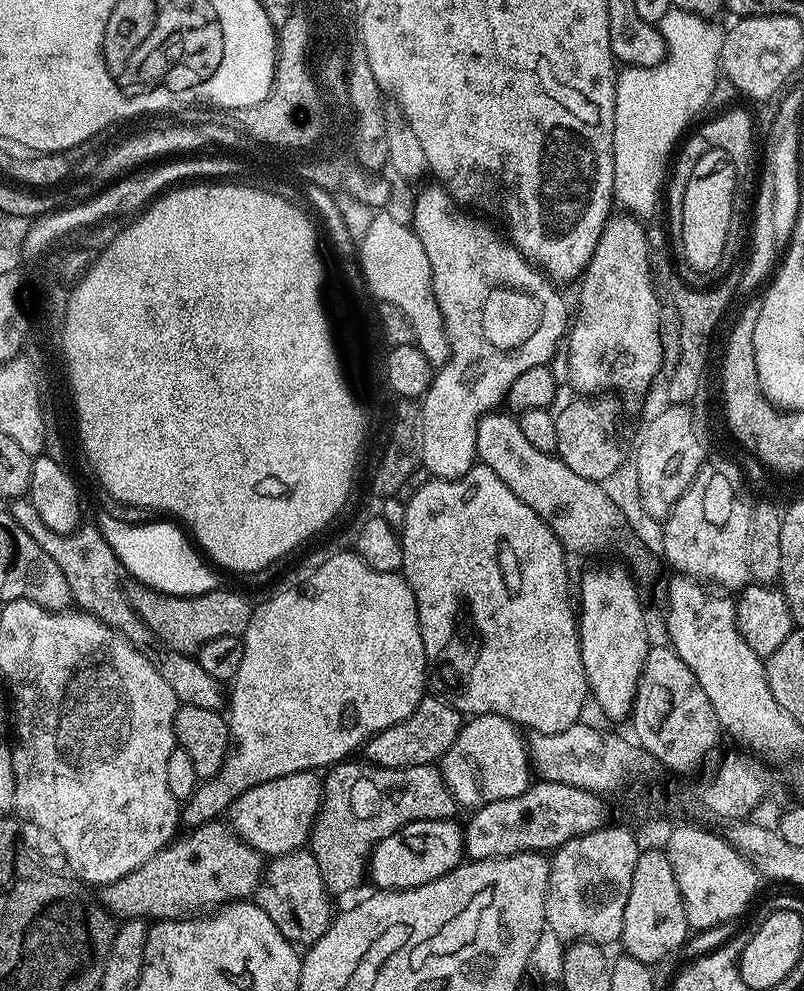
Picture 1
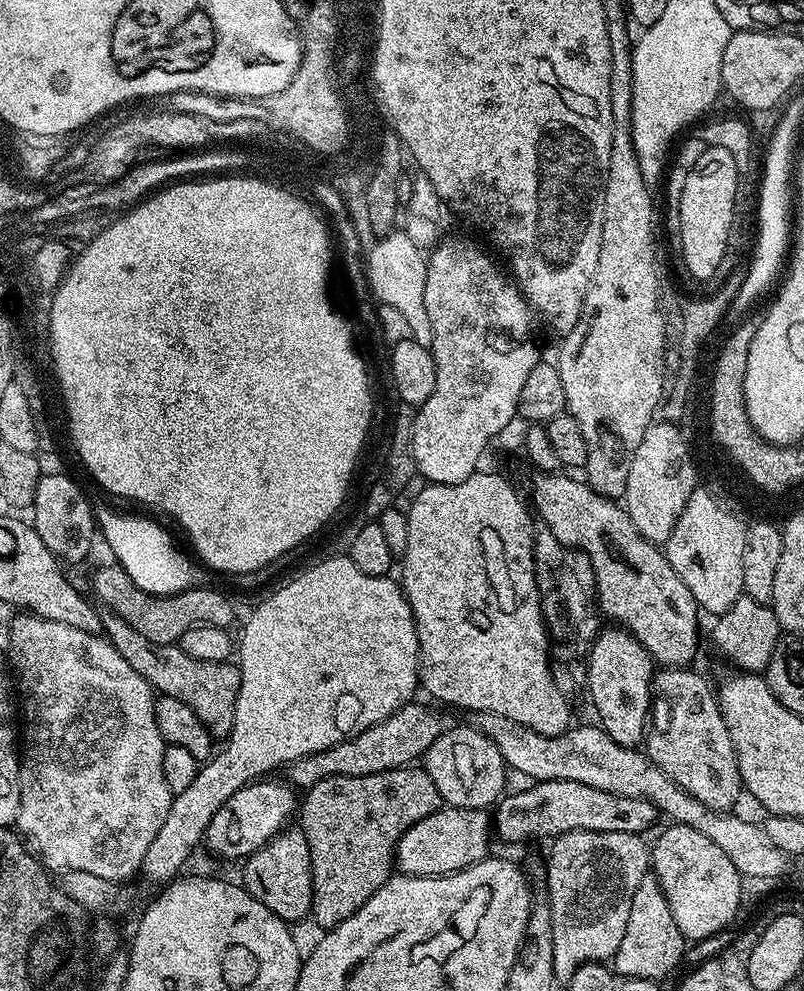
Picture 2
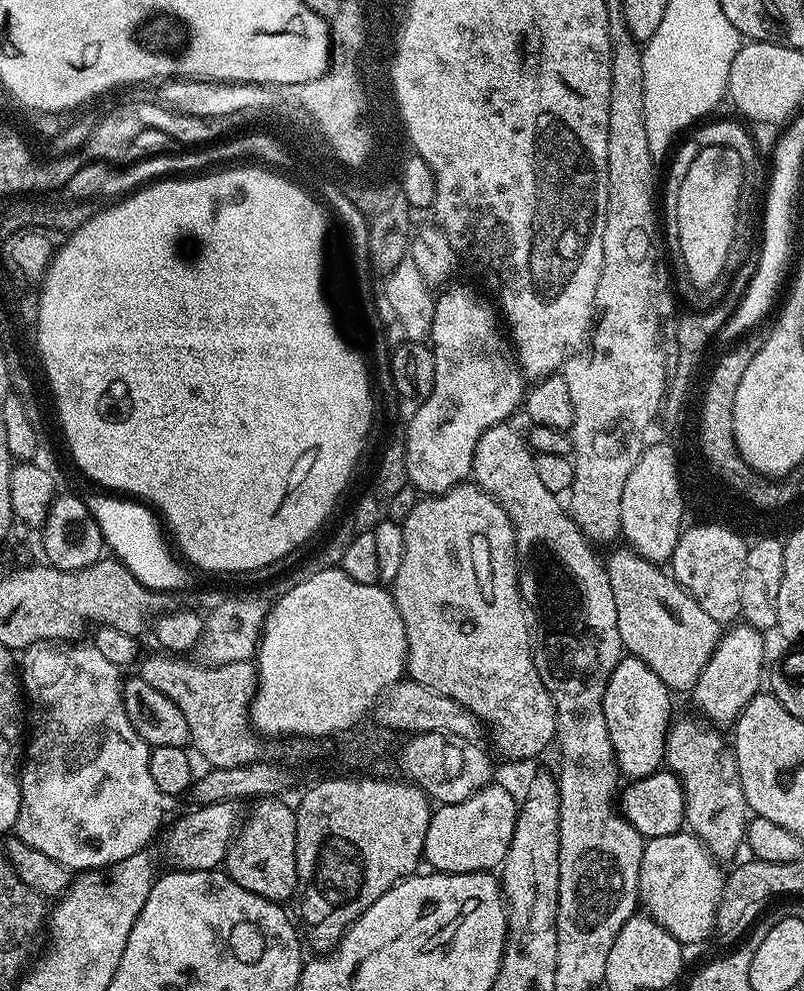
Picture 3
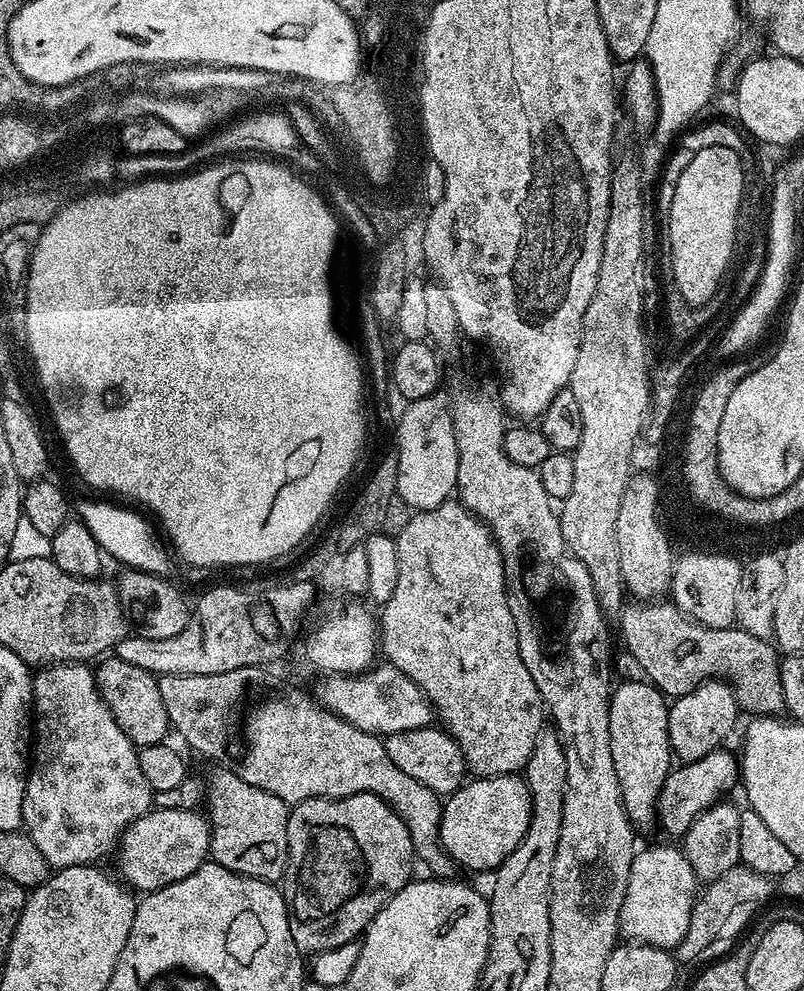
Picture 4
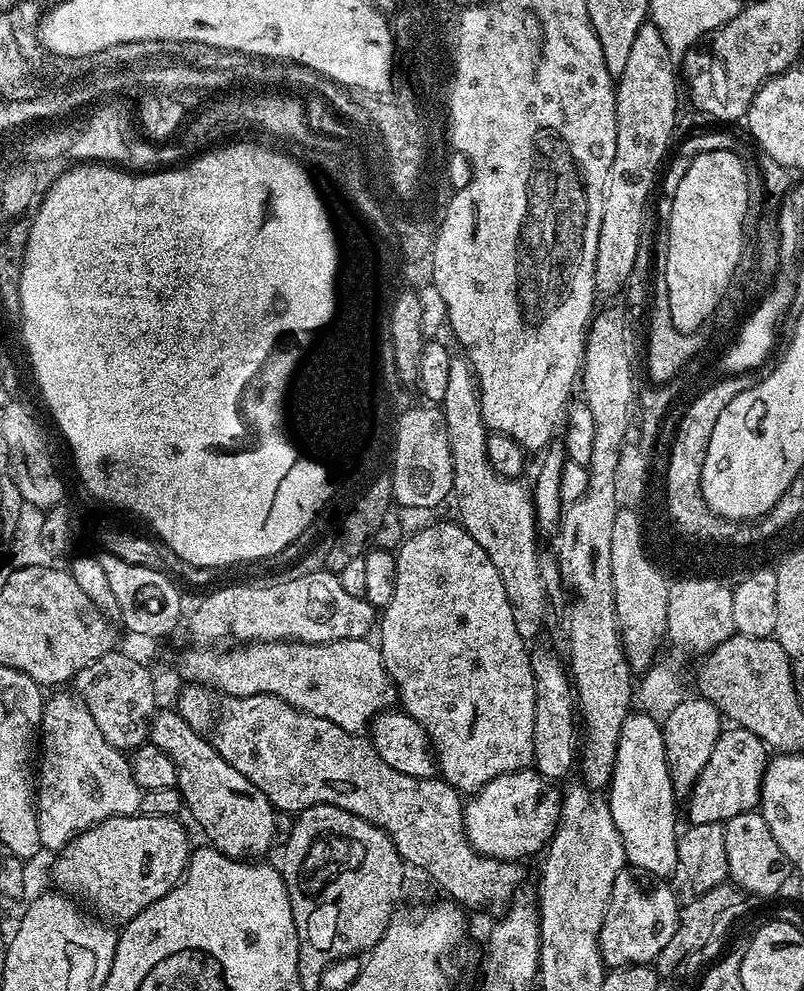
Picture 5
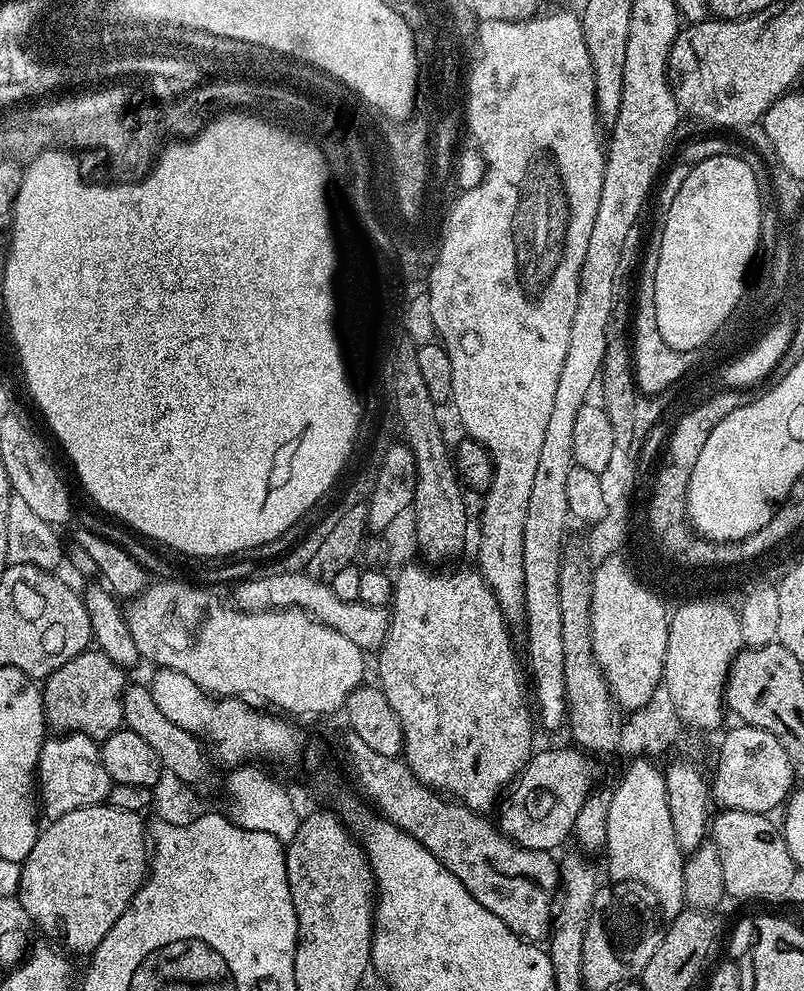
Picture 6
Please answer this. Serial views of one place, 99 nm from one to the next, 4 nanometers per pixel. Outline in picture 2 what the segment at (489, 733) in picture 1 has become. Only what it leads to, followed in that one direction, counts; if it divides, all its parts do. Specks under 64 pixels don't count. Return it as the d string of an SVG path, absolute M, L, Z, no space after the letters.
M449 727L441 732L434 746L424 752L422 767L426 774L430 774L430 782L438 786L438 794L445 805L488 810L501 799L505 791L506 765L498 746L494 746L490 738L483 736L477 728L463 727Z

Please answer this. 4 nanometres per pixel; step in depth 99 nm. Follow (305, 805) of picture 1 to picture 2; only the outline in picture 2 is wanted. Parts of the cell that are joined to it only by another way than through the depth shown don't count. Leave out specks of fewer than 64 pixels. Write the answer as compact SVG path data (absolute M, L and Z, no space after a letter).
M261 778L254 784L247 784L242 790L238 790L234 794L230 794L230 798L226 798L226 802L222 802L222 810L218 810L214 814L214 818L210 818L210 826L204 832L203 843L208 844L208 848L216 856L221 856L224 860L236 860L247 858L252 852L257 852L259 848L270 843L279 832L289 823L288 820L293 819L294 813L298 808L298 796L291 784L272 780L276 778Z

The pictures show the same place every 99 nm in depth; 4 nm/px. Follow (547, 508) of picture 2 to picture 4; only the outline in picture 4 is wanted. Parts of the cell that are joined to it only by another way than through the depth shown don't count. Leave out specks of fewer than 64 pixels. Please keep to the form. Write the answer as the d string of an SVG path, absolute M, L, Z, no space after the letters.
M664 602L632 603L629 603L618 617L620 636L624 639L624 644L628 647L633 662L645 672L641 673L646 677L648 683L656 685L665 697L685 696L705 680L719 678L732 685L736 703L745 713L752 712L748 714L753 717L779 717L785 711L782 678L780 677L781 657L776 656L777 649L768 640L758 638L754 634L746 634L746 630L738 626L707 628L706 625L684 615L684 611L671 602L665 602L665 604L660 604Z

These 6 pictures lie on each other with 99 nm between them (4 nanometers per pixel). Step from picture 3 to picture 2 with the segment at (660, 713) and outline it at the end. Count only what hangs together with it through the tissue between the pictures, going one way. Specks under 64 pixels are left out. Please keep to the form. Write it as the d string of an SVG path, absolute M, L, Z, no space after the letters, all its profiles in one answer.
M623 626L605 627L592 643L592 651L586 657L588 664L588 696L596 707L599 727L604 729L614 742L636 748L645 739L650 723L652 707L652 655L628 633Z

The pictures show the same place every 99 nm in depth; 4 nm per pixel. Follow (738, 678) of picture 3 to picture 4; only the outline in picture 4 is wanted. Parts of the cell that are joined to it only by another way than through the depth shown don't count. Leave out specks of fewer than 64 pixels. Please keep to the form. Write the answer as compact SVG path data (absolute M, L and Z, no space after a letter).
M719 678L705 680L690 690L690 694L675 697L668 710L668 741L673 757L689 764L717 751L723 745L720 743L731 734L736 724L736 715L741 715L741 712L736 696L732 693L732 685Z

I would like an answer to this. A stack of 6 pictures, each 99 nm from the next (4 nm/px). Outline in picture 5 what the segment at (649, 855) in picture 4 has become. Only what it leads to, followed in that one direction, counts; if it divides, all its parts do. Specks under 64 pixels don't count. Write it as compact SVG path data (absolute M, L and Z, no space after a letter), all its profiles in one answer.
M625 870L618 874L618 878L614 878L612 901L608 904L606 918L602 918L598 946L600 947L600 956L609 969L625 968L631 964L651 965L662 950L662 946L666 946L666 942L670 942L670 938L674 938L674 930L678 930L681 901L676 901L675 894L668 888L652 888L649 892L643 892L632 881L631 874L633 875L631 871Z

